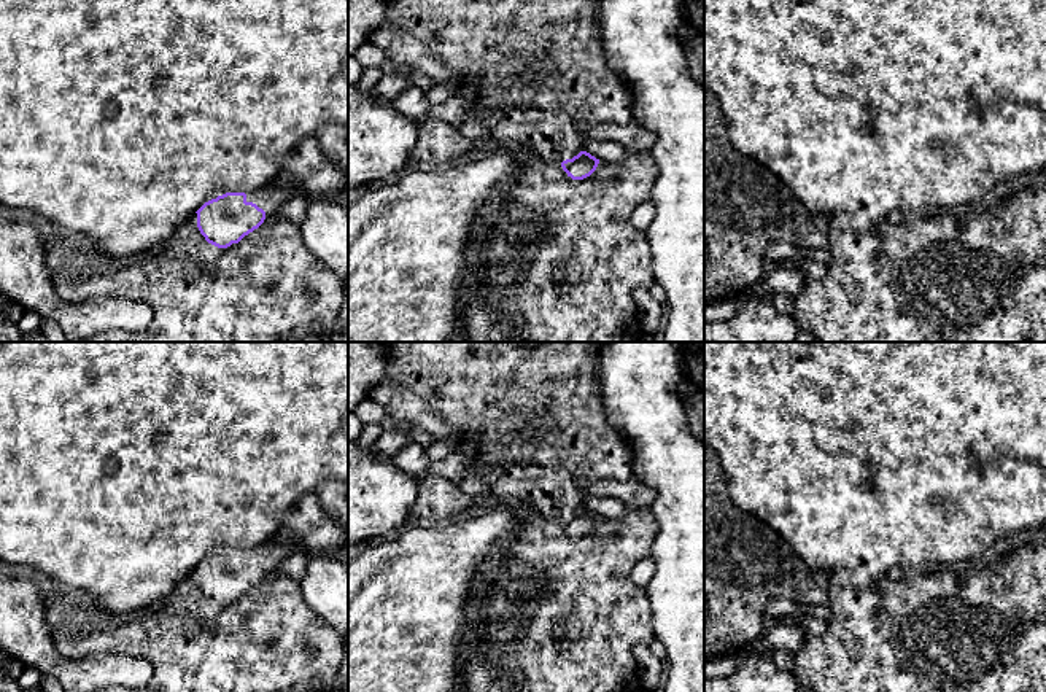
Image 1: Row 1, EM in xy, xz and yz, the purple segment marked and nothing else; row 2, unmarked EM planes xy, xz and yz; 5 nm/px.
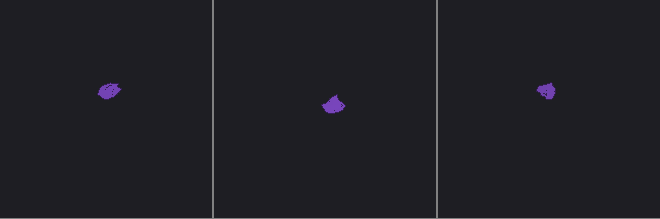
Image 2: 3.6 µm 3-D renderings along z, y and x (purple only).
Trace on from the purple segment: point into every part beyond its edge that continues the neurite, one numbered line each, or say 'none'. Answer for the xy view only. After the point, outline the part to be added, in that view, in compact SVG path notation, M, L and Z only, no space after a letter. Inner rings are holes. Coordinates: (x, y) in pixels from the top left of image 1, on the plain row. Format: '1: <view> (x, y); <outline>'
1: xy (272, 554); M280 533L264 546L245 550L246 558L256 560L264 568L278 568L292 552L296 552L296 546L289 536Z

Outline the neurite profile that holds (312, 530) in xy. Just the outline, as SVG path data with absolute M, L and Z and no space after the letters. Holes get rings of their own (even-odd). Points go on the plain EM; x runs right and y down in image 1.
M315 493L302 496L281 520L281 531L289 536L297 552L339 554L345 542L345 528L331 517Z

